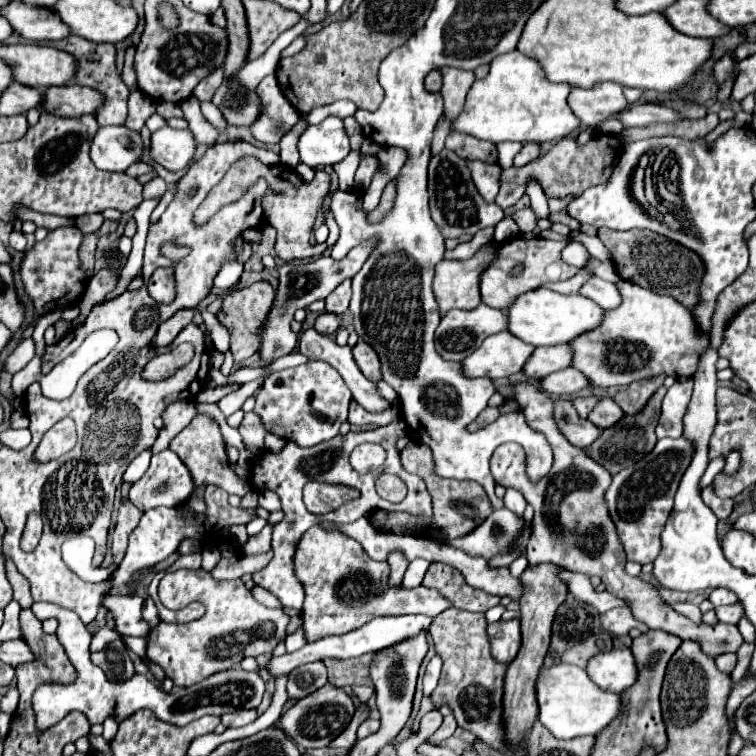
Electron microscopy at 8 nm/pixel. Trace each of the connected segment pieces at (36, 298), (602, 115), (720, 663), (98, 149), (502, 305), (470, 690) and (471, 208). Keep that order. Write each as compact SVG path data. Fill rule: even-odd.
M74 225L54 229L46 235L44 241L38 241L32 249L24 253L24 259L20 263L20 279L24 285L26 295L30 297L34 305L34 315L46 315L54 309L64 309L80 303L82 293L90 281L90 273L82 271L80 259L78 259L78 247L82 243L82 231Z
M596 83L590 89L572 87L568 95L572 113L584 127L598 127L604 119L616 117L628 105L622 87L616 83Z
M724 653L715 658L717 668L725 673L730 674L738 661L736 653Z
M102 127L92 139L90 159L102 171L126 171L142 155L140 133L128 127Z
M522 235L510 237L508 241L504 241L498 251L494 253L494 259L488 263L488 267L482 271L480 275L480 297L482 303L494 309L508 309L508 303L512 303L512 299L516 299L516 295L534 291L538 285L548 283L548 281L566 281L570 277L574 277L578 273L578 267L566 265L560 259L560 251L566 247L568 241L550 241L550 239L542 239L542 237L534 237L534 239L526 239ZM516 265L524 265L522 275L512 277L512 269Z
M450 607L434 617L430 635L436 655L442 659L442 677L436 691L432 693L432 703L436 707L452 707L454 717L462 729L474 733L494 749L504 751L506 743L502 727L502 687L506 665L494 661L490 655L484 613L470 613Z
M442 149L438 155L430 159L428 169L428 193L430 193L430 213L438 229L446 239L460 237L464 233L474 235L482 227L494 227L504 219L504 211L496 203L488 203L478 193L470 169L466 167L464 159L460 159L454 151Z

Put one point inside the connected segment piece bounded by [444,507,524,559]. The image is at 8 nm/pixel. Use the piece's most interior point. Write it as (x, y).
(497, 532)

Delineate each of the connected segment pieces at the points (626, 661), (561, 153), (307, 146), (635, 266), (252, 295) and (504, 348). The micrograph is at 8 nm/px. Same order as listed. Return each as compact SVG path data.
M614 647L590 657L586 673L600 689L620 693L636 681L636 661L628 647Z
M596 133L586 145L576 145L574 137L564 137L560 139L546 155L540 155L538 159L530 161L524 167L510 167L504 169L500 175L500 193L496 195L496 203L506 209L510 205L516 205L516 201L524 195L526 191L526 181L536 179L546 197L580 197L582 191L586 191L588 187L594 187L598 183L606 183L612 175L612 169L616 167L620 155L624 151L624 143L612 135L612 133Z
M336 115L326 117L318 125L308 125L298 139L300 161L308 167L334 165L350 153L344 121Z
M602 227L598 229L598 237L612 253L616 273L624 281L632 281L644 289L652 289L660 295L668 295L684 307L696 305L696 289L700 287L704 265L700 263L700 257L694 251L688 251L686 247L678 245L668 237L662 237L652 231L640 231L640 229L614 231L614 229Z
M258 281L252 283L250 287L234 290L224 298L222 303L222 311L216 315L216 319L220 321L220 325L224 325L230 333L230 349L234 355L234 361L244 361L248 357L252 357L258 347L260 347L260 331L268 319L270 307L274 301L274 289L268 281Z
M500 331L488 337L472 355L462 361L462 375L468 379L504 379L518 373L532 351L534 347L520 343L520 339L516 339L510 331Z

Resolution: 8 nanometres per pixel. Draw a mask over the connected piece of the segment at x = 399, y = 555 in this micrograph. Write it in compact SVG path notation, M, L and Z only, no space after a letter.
M392 551L392 553L388 553L386 561L390 565L390 583L392 585L400 585L400 579L402 579L406 567L408 567L406 555L402 551Z

